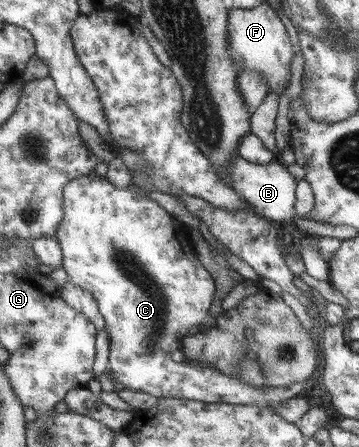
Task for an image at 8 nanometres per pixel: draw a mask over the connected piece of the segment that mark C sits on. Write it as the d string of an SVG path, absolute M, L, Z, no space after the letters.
M93 172L77 177L63 187L64 219L59 224L56 236L63 252L62 267L69 281L80 289L93 294L99 312L105 320L105 330L109 332L109 367L117 382L127 389L143 391L158 398L174 400L203 401L203 403L229 403L231 405L273 404L279 406L283 397L300 395L301 385L276 388L251 387L239 378L227 374L209 365L197 366L193 363L177 363L171 356L179 355L182 345L181 335L191 336L191 327L213 321L209 308L213 303L216 285L213 277L199 262L193 246L188 239L188 226L180 223L171 213L167 213L158 203L141 194L135 185L126 189L117 189L107 177Z

